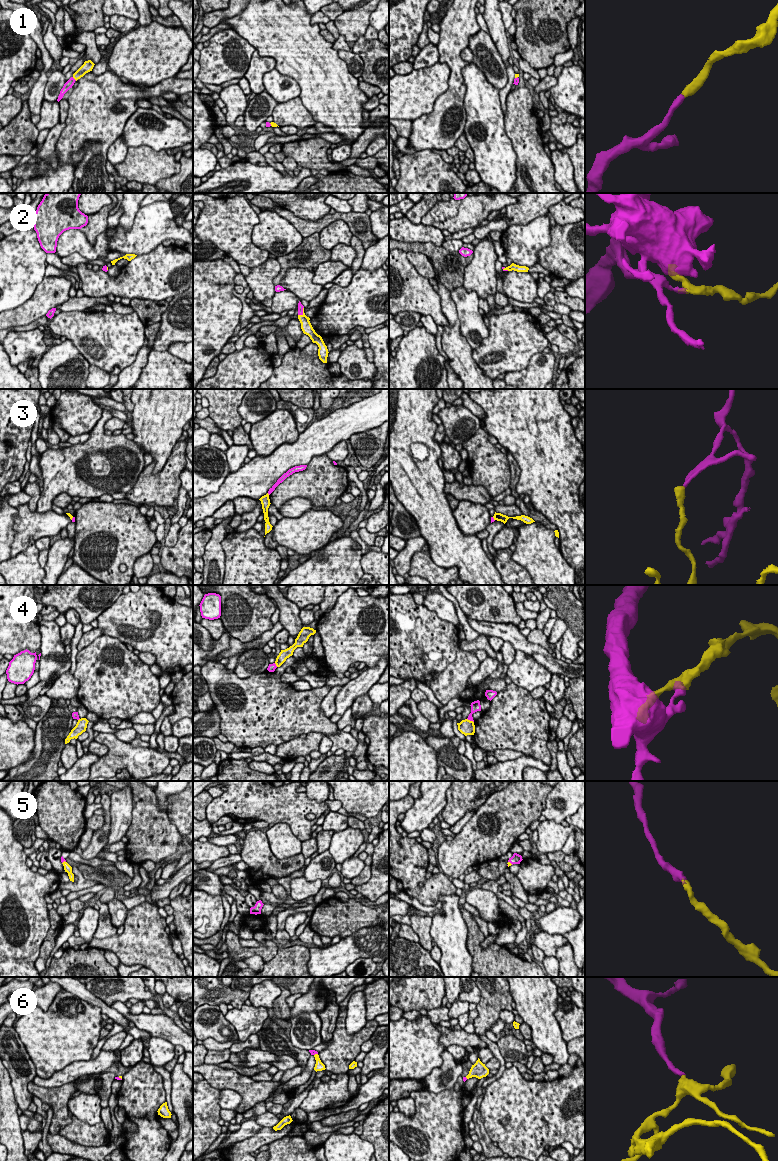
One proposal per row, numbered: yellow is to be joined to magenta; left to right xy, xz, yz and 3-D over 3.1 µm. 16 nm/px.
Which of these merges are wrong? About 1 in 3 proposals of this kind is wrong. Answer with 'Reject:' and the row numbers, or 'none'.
Reject: 3, 4

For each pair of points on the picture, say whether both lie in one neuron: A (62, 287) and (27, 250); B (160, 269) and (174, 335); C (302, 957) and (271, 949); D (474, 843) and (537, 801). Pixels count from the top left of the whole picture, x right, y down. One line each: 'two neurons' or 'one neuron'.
A: two neurons
B: two neurons
C: two neurons
D: one neuron

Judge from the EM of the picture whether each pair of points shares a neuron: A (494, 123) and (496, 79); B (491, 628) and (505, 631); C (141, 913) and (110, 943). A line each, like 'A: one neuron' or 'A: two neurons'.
A: two neurons
B: one neuron
C: one neuron

